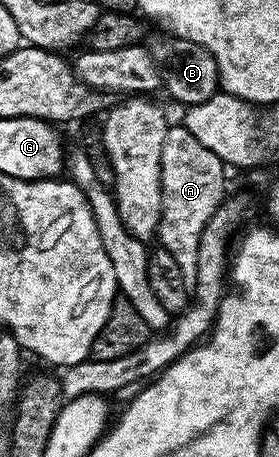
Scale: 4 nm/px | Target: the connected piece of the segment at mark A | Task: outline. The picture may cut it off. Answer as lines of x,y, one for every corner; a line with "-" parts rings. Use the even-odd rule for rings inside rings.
170,126
167,130
167,138
163,138
163,154
161,155
161,221
157,223
156,239
160,247
175,258
175,263
179,266
183,274
183,282
193,285
197,280
197,263
199,262
199,242
203,238
203,230
207,222
215,214
215,210
220,206
222,200
226,199
225,192
225,172
226,165
203,142
198,142
195,137
183,126

